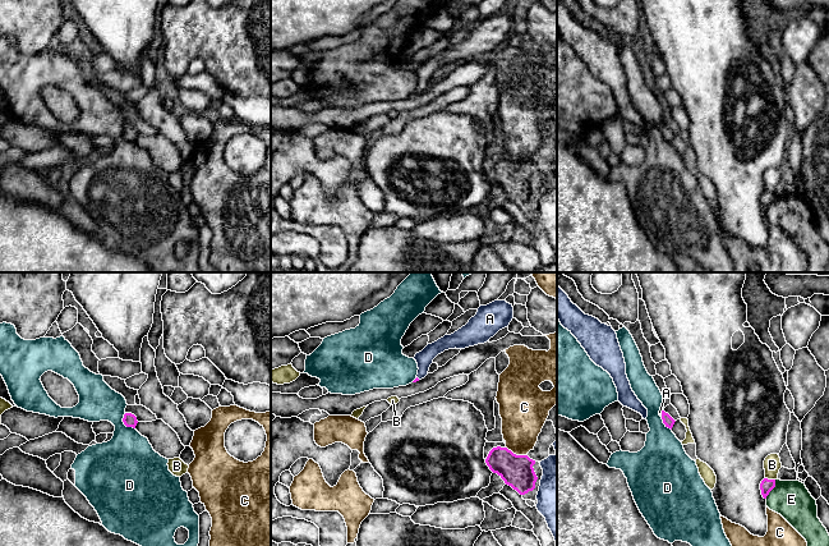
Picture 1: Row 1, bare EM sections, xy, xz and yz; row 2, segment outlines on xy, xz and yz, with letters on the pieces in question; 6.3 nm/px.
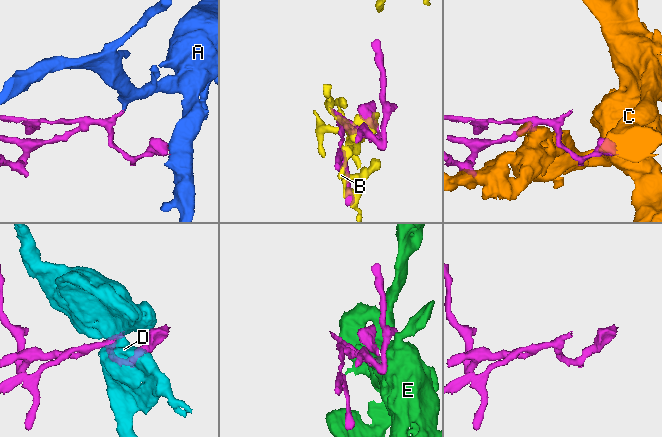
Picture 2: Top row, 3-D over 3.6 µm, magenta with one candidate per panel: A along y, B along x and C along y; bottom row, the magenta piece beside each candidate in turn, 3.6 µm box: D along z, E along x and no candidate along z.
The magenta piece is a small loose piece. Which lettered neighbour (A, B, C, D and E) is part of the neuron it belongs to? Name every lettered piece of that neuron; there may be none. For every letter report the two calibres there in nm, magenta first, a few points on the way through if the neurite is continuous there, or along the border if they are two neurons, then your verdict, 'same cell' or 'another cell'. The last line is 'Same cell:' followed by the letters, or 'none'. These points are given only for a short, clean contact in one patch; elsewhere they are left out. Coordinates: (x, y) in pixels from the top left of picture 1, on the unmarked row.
A: 70 nm thick on the magenta side, 20 nm on the other; runs through yz (668, 134), (662, 128), (659, 125); same cell
B: 80 nm thick on the magenta side, 110 nm on the other; another cell
C: 200 nm thick on the magenta side, 280 nm on the other; another cell
D: 90 nm thick on the magenta side, 360 nm on the other; border along xy (124, 127), (123, 136), (134, 142); another cell
E: 80 nm thick on the magenta side, 240 nm on the other; another cell
Same cell: A

